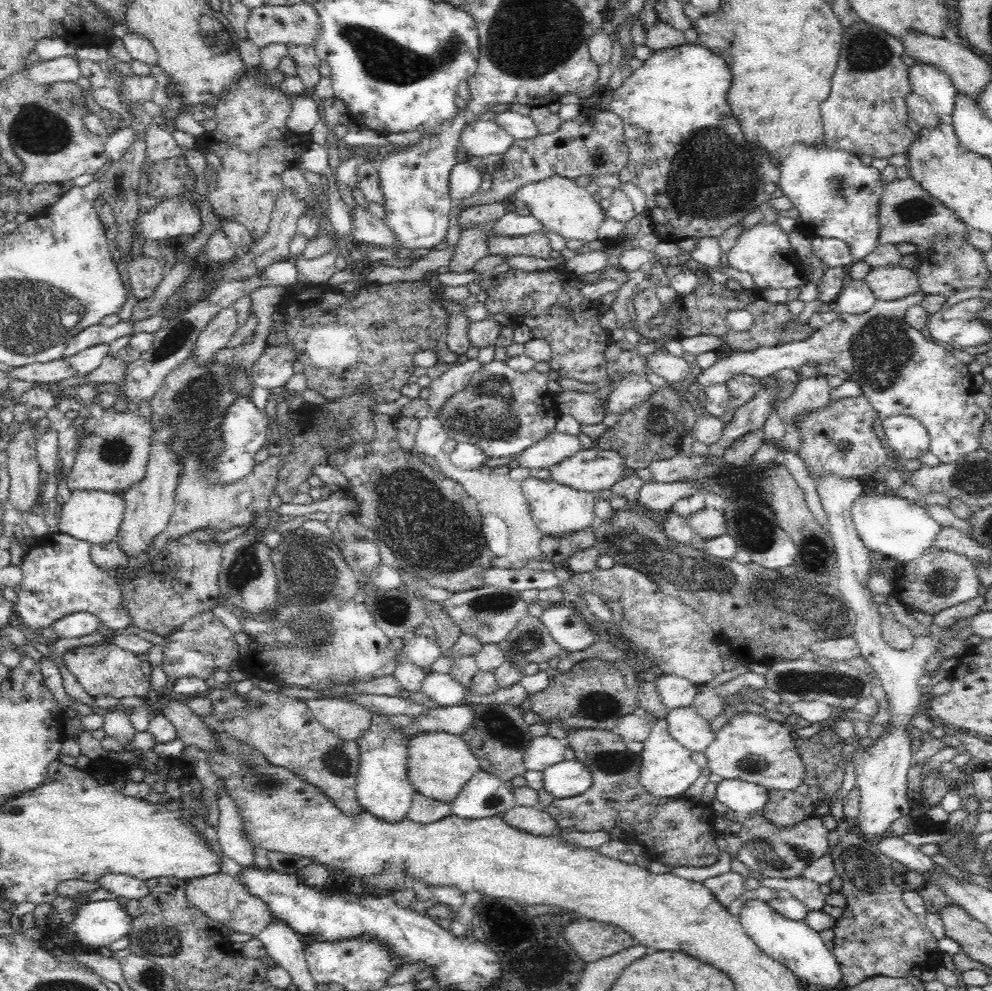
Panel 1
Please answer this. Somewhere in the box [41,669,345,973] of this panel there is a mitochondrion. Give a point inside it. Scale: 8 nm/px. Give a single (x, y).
(160, 940)

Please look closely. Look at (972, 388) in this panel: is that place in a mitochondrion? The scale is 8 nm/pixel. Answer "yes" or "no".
no

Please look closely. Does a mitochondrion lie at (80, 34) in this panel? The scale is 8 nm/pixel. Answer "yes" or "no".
no

